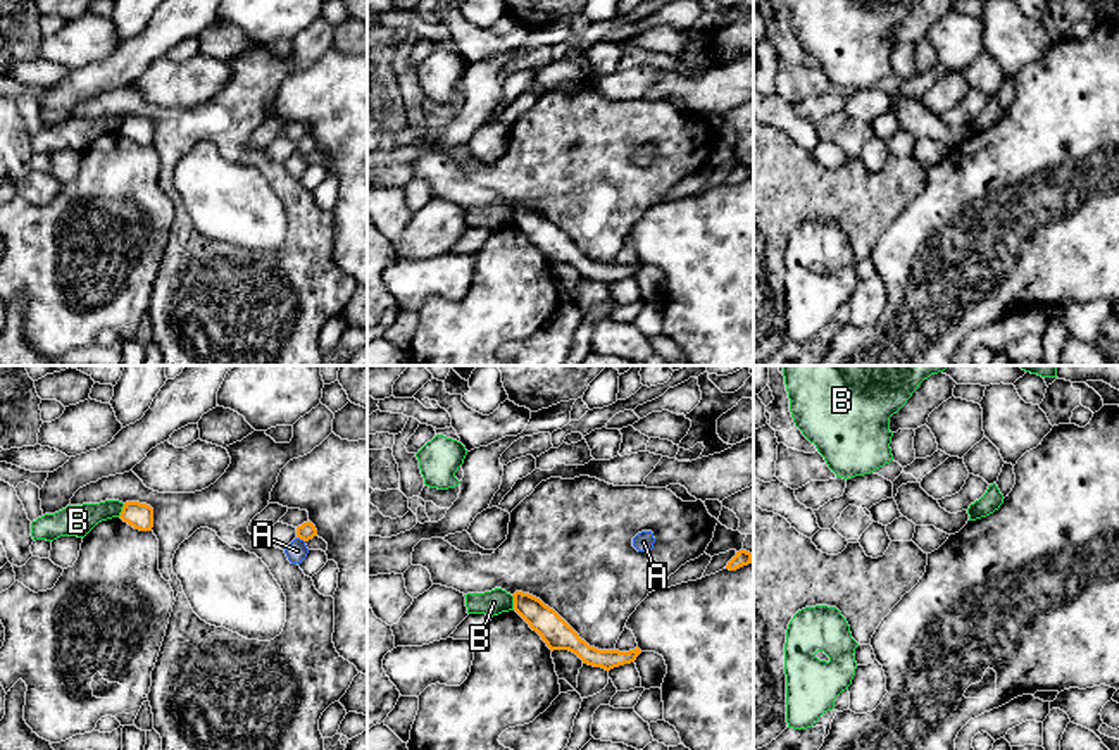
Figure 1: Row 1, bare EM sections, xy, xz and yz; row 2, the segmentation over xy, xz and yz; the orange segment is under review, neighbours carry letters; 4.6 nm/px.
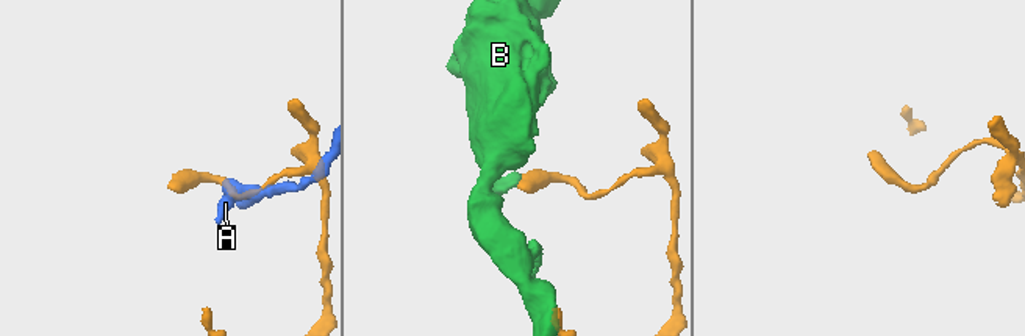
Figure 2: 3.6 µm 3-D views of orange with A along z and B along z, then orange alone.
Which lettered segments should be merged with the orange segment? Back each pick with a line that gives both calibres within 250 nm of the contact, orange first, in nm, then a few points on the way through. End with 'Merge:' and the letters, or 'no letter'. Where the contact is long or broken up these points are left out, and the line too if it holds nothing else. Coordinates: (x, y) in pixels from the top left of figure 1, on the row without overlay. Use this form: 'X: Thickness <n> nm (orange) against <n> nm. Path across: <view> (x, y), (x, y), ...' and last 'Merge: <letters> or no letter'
Merge: no letter

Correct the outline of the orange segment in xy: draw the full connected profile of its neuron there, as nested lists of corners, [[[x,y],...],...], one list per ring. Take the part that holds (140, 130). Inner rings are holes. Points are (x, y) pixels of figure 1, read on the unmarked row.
[[[126,116],[119,131],[140,145],[153,141],[153,122],[147,117]]]

